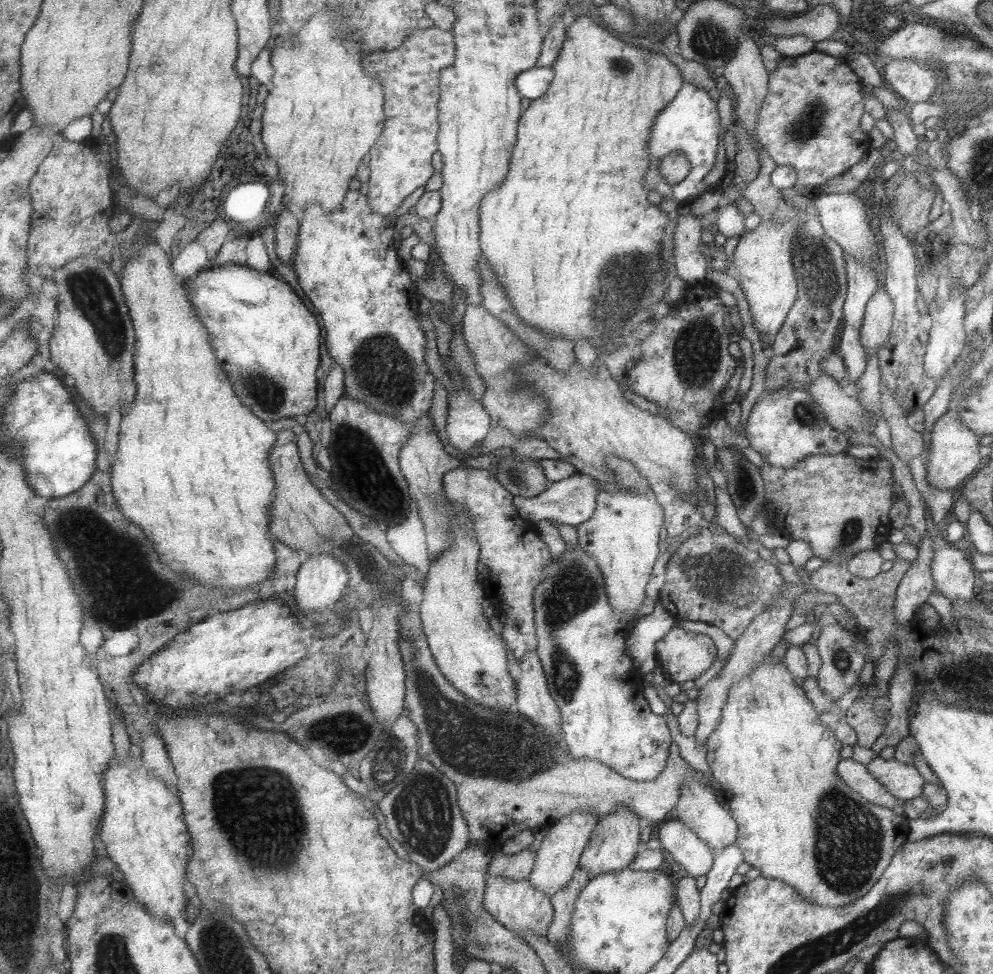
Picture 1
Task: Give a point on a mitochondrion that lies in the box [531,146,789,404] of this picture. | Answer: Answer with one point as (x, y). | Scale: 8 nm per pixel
(624, 289)

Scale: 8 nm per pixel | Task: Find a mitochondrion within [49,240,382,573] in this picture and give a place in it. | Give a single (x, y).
(90, 292)

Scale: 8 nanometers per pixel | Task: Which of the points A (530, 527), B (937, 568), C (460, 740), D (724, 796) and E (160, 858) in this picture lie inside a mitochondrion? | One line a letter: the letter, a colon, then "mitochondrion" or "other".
A: other
B: other
C: mitochondrion
D: other
E: other

